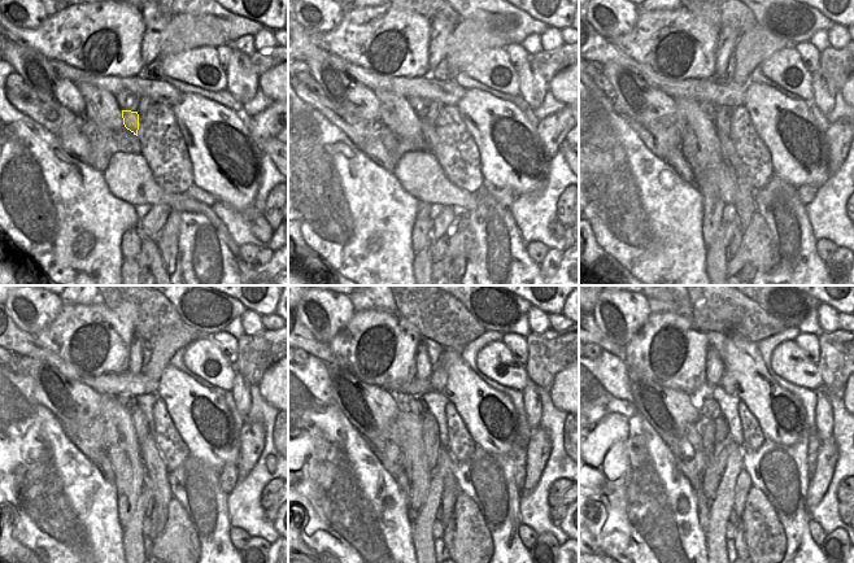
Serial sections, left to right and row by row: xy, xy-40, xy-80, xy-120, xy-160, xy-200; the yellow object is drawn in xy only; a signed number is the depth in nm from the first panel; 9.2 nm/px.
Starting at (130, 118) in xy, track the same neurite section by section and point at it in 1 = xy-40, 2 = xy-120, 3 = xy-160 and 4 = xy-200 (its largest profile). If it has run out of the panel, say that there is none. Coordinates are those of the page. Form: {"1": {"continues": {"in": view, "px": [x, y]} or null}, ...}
{"1": {"continues": {"in": "xy-40", "px": [427, 127]}}, "2": {"continues": {"in": "xy-120", "px": [157, 476]}}, "3": {"continues": {"in": "xy-160", "px": [445, 462]}}, "4": {"continues": {"in": "xy-200", "px": [740, 545]}}}

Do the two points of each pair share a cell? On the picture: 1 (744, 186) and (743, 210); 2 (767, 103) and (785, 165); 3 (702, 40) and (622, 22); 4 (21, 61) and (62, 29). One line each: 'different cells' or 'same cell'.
1: same cell
2: same cell
3: different cells
4: different cells

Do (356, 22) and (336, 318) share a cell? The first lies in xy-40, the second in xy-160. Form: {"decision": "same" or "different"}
{"decision": "different"}

